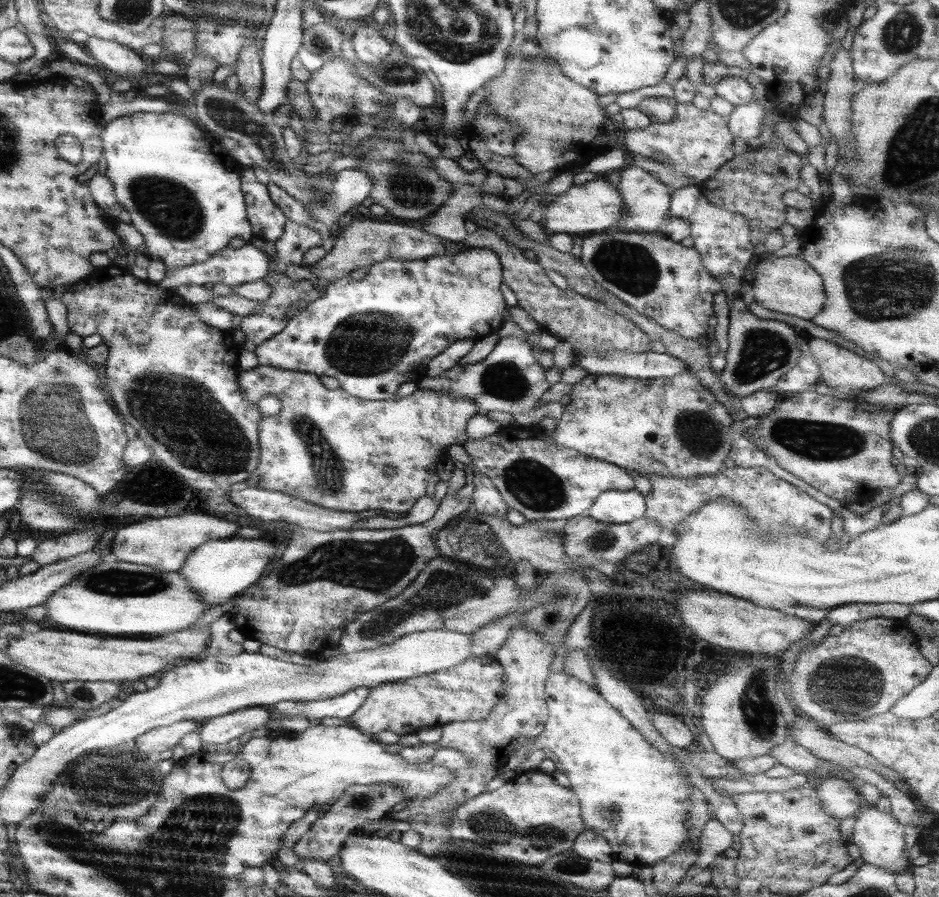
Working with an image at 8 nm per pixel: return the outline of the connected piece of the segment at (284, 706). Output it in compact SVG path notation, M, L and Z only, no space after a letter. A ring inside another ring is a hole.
M357 687L347 690L343 694L319 699L318 701L293 702L285 700L271 705L270 710L281 712L281 716L291 718L296 714L302 714L307 720L321 718L345 718L348 719L350 714L361 706L364 698L368 695L370 689L367 687Z

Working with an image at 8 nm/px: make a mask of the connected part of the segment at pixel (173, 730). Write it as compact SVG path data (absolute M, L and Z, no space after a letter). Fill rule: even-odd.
M182 720L167 726L157 727L141 734L132 743L136 750L142 753L159 753L172 749L184 734L198 730L200 723L190 720Z

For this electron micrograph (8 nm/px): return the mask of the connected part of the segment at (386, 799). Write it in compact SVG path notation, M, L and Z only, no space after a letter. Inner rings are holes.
M371 784L371 785L351 785L335 799L332 805L327 806L325 814L313 822L304 834L296 841L293 852L299 860L329 860L339 852L343 839L351 833L354 828L375 822L381 816L385 816L387 811L394 804L405 799L404 794L392 784Z

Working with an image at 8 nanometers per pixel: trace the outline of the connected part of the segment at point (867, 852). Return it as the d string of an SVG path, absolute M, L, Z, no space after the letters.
M863 801L852 824L851 843L859 848L861 863L883 867L892 870L895 874L901 873L910 867L906 856L907 848L903 842L903 825L899 824L890 813L879 812L876 807Z

